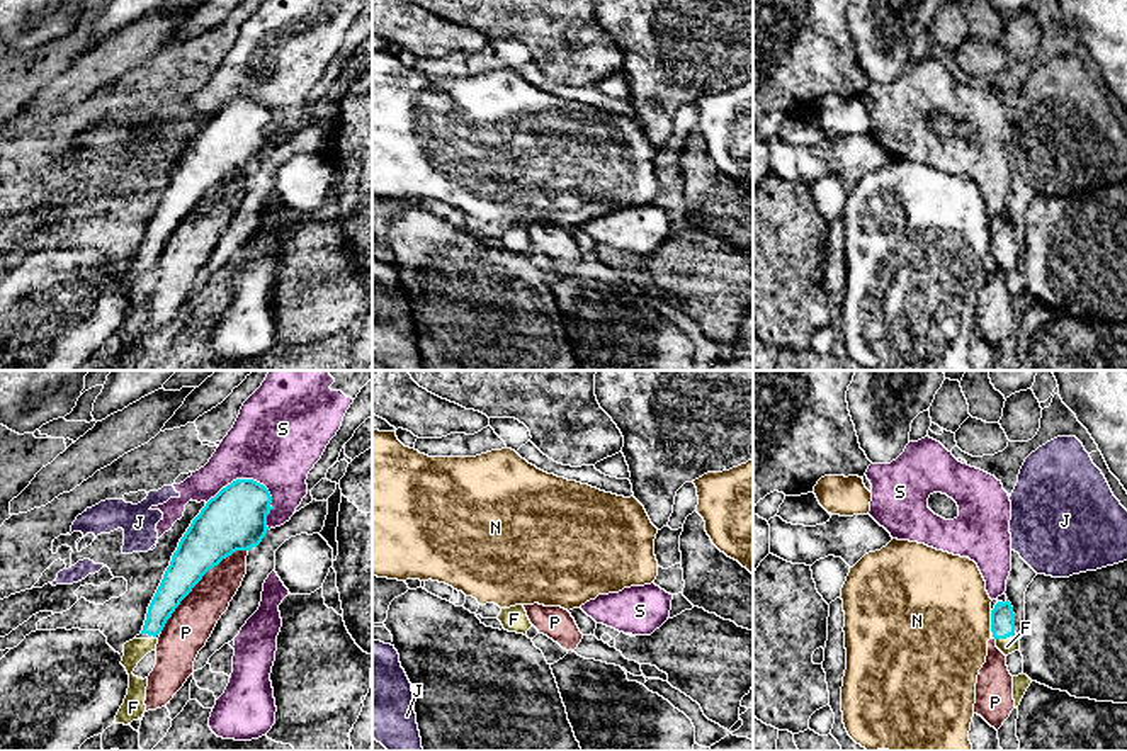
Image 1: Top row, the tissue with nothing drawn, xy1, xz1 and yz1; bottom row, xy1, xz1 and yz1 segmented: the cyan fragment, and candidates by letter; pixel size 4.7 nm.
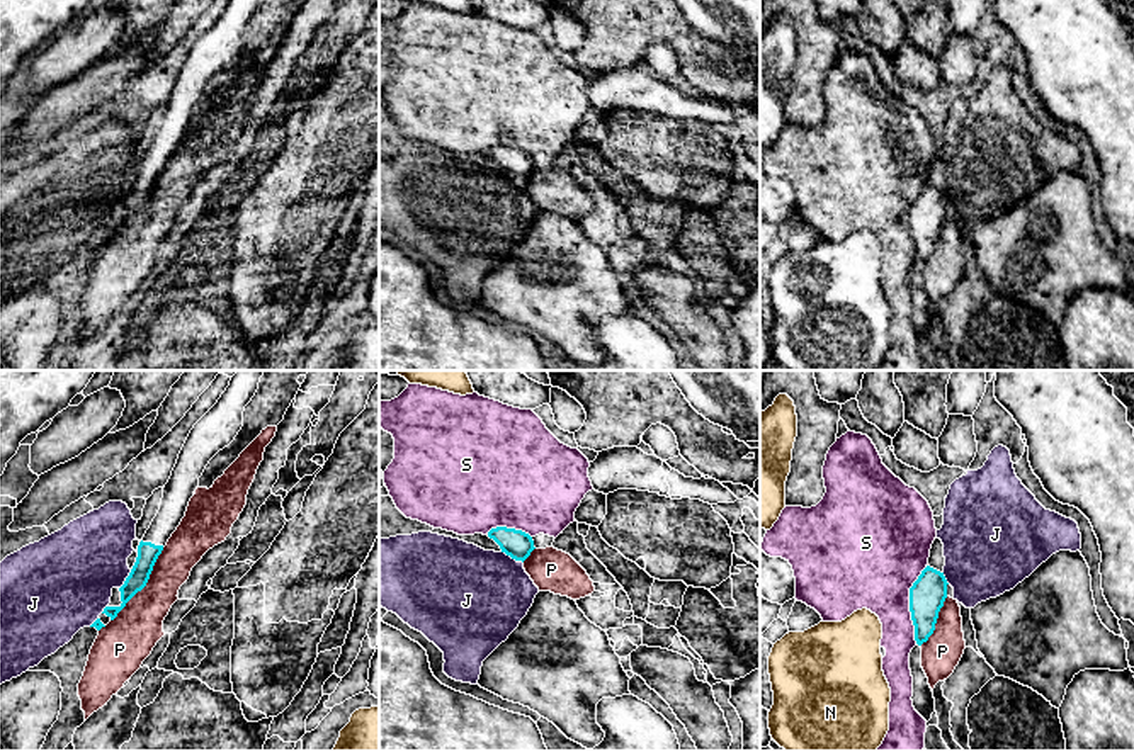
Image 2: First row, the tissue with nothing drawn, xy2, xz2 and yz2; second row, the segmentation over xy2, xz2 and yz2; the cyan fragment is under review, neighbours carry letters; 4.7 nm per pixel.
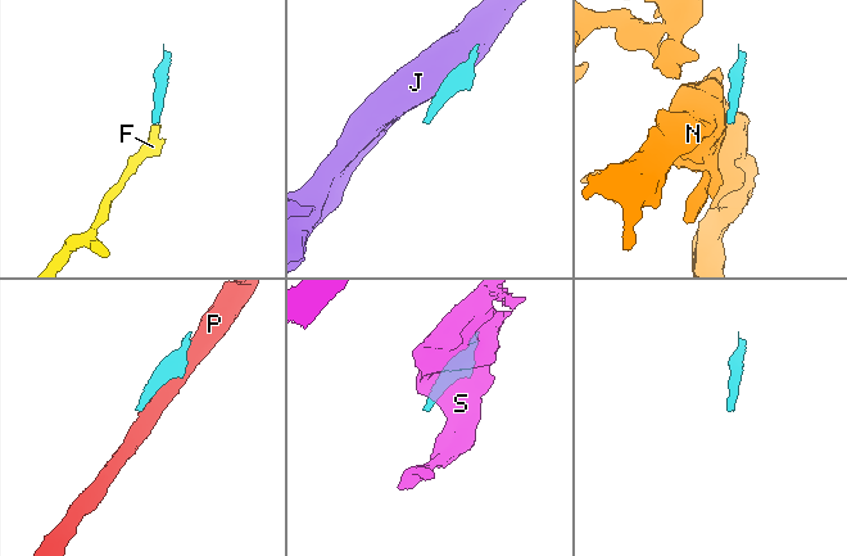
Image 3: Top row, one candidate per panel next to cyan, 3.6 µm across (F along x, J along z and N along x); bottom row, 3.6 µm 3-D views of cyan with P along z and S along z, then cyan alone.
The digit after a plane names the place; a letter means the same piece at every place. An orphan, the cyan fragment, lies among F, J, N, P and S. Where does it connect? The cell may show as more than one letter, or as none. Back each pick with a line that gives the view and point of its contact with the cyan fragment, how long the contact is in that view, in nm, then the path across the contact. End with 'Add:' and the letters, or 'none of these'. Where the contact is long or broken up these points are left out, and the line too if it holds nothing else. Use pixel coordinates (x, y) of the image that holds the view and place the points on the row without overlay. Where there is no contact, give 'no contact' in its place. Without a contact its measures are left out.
F: contact yz1 (1002, 257); length 60 nm; way yz1 (1002, 235), (1002, 257), (1007, 265)
Add: F

